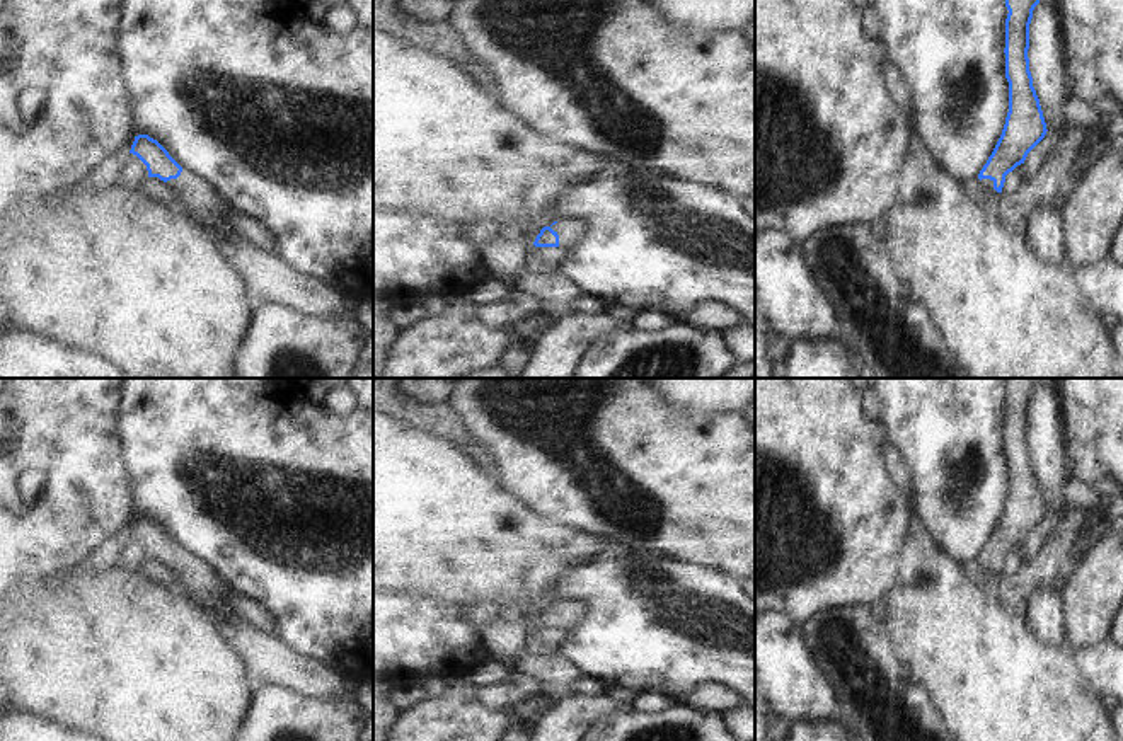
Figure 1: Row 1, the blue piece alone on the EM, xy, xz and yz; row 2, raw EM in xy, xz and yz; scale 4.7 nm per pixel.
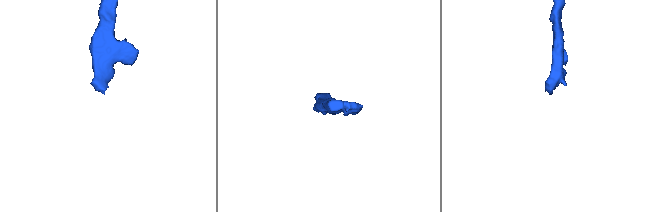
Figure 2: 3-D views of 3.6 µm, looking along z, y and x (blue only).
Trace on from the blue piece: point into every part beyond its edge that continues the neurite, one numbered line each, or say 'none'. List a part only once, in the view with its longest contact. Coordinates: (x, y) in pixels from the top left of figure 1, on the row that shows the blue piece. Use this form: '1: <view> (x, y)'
1: xz (571, 232)

